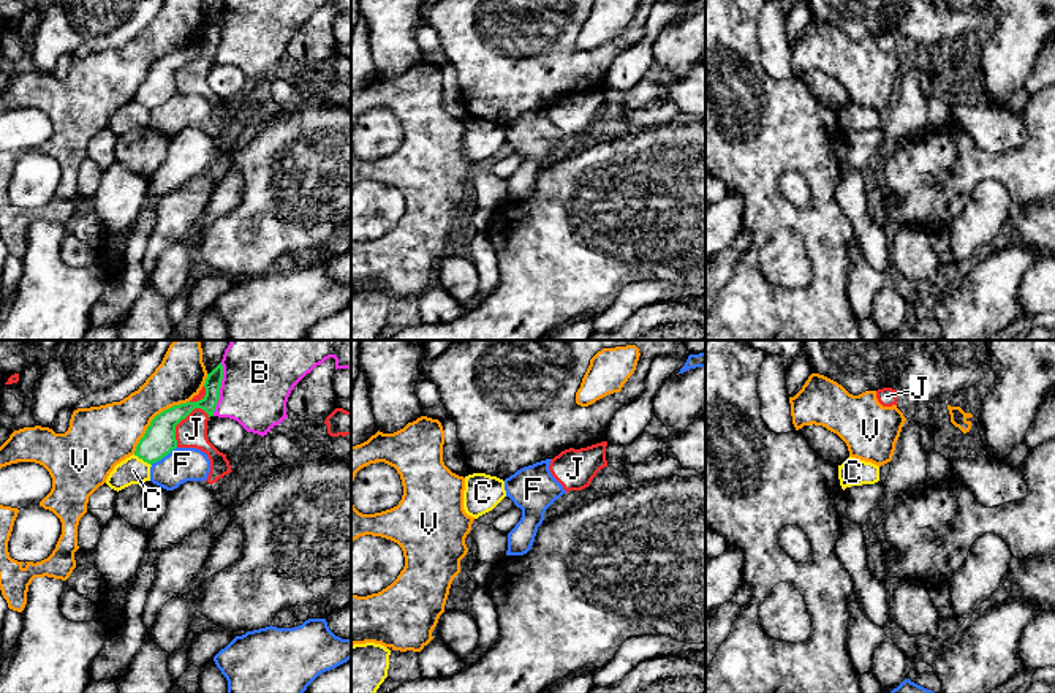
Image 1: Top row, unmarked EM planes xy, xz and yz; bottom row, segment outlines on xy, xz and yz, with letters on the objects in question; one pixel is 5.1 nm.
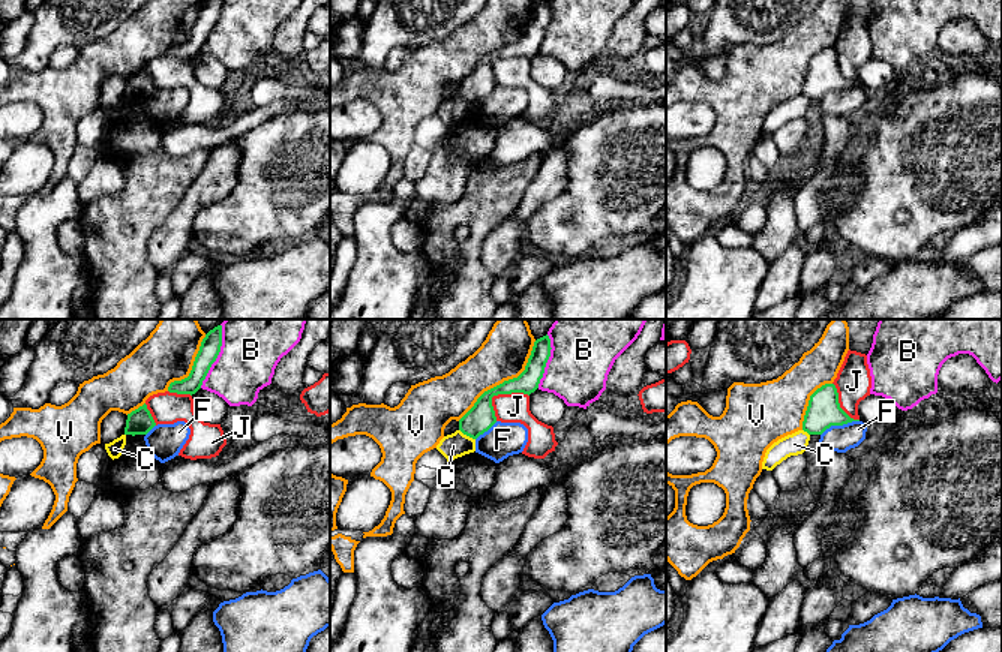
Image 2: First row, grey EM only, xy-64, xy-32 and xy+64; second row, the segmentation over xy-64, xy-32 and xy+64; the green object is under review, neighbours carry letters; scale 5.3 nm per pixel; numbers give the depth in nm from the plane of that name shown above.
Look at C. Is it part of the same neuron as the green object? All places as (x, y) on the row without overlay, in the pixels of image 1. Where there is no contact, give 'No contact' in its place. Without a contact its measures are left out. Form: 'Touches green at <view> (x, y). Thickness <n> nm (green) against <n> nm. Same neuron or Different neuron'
Touches green at xy (143, 105). Thickness 160 nm (green) against 140 nm. Different neuron

